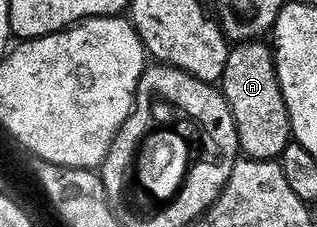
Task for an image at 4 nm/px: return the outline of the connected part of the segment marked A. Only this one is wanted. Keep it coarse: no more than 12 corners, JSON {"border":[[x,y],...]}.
{"border":[[233,47],[222,91],[245,157],[276,160],[294,140],[276,58]]}

